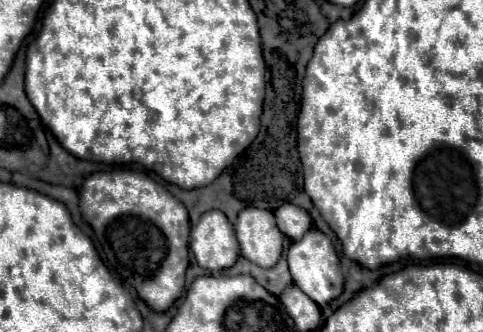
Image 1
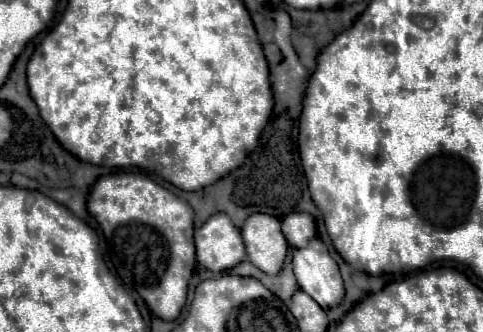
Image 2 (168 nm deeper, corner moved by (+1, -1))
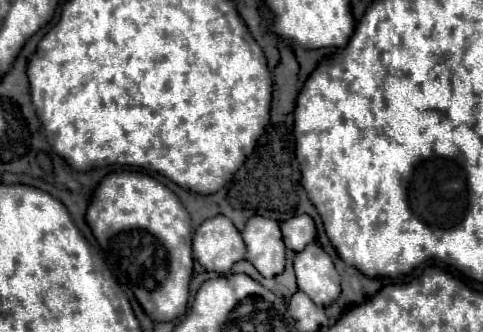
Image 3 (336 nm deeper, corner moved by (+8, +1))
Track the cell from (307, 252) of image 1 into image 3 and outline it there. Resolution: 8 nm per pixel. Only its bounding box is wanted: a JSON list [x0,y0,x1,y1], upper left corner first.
[294,244,340,306]

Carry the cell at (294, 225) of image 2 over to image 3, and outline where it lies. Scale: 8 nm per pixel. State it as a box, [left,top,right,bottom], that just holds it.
[280,214,316,252]

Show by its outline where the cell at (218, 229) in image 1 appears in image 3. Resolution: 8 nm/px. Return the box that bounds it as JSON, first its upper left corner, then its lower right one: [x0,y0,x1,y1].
[194,216,246,274]

